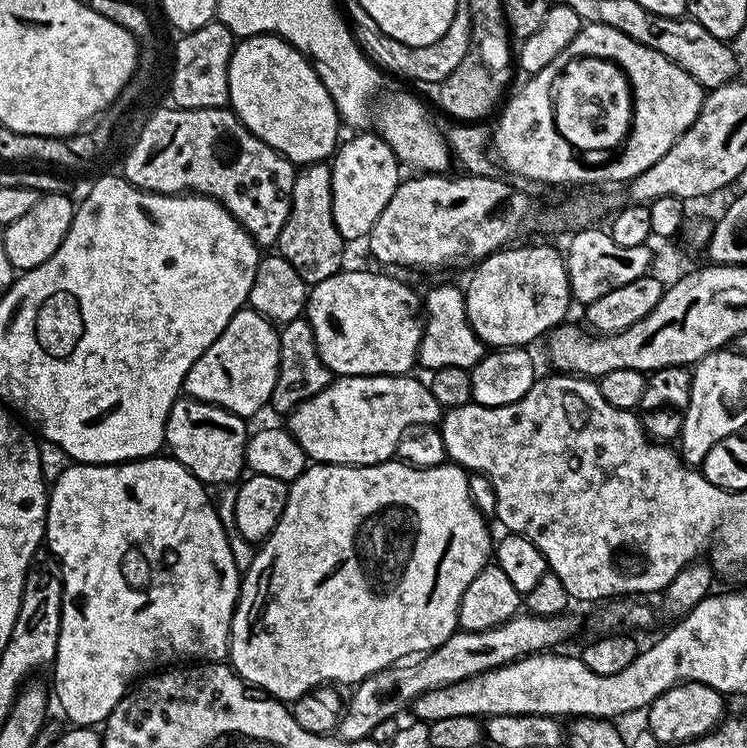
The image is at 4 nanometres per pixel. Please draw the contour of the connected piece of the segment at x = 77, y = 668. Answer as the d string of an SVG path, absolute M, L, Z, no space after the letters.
M157 454L142 460L129 460L123 464L77 464L69 463L62 478L51 481L48 493L48 517L44 520L44 540L60 566L64 580L62 590L62 622L56 647L56 659L51 669L56 679L54 700L60 703L69 725L90 728L103 725L108 716L127 694L130 685L145 674L152 674L161 666L176 666L181 662L220 662L228 656L228 642L232 638L232 615L236 599L240 597L241 569L236 569L236 556L228 545L224 524L208 501L209 489L188 468L183 468L168 454Z

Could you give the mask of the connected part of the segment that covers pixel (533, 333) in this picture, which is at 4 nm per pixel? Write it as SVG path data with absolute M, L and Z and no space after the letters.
M528 244L525 248L505 246L499 252L484 257L475 265L476 273L466 283L464 301L466 314L474 334L489 349L523 348L532 346L536 339L547 337L557 324L565 323L568 304L573 303L572 291L568 285L568 271L564 256L548 244Z

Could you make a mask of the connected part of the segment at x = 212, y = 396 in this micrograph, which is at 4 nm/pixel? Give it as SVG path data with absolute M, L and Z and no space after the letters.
M245 306L230 318L226 330L218 334L218 338L190 366L184 379L183 391L191 399L200 400L203 404L215 404L217 408L225 408L235 416L251 418L260 407L267 405L272 398L274 378L278 378L278 354L280 353L280 333L277 325L273 324L262 314L255 312L250 306Z

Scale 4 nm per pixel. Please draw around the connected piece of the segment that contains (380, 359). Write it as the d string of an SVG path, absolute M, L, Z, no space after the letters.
M341 270L322 282L311 285L306 319L314 330L318 354L337 377L341 376L402 376L413 371L420 335L424 333L422 296L408 284L383 276L380 272L347 272Z

